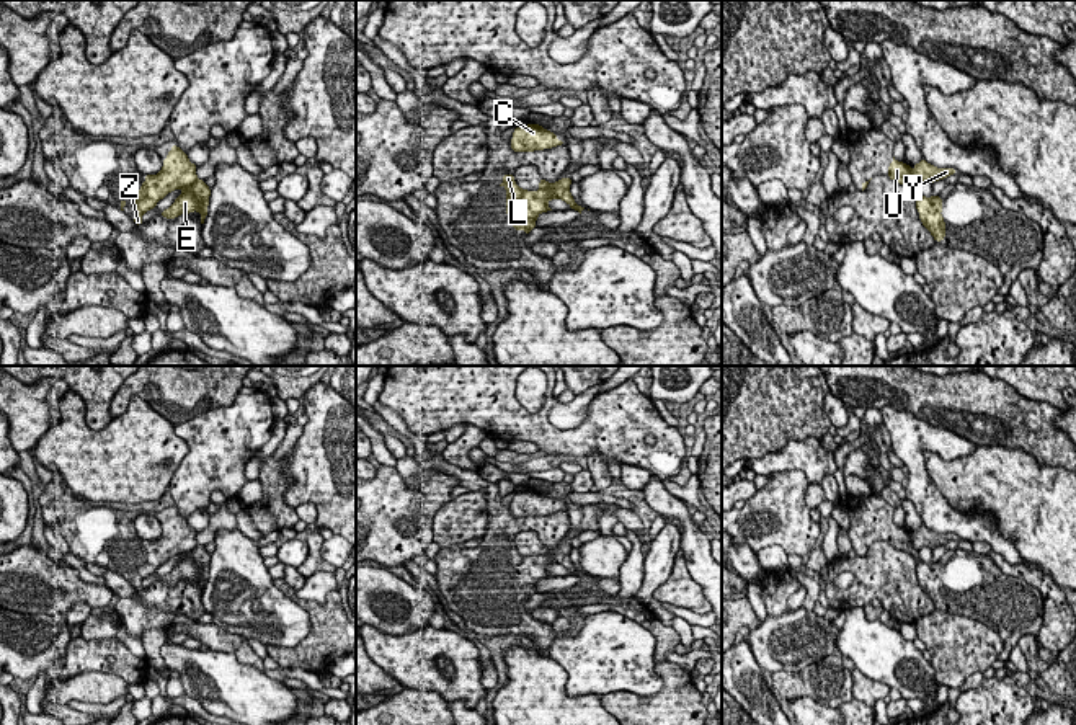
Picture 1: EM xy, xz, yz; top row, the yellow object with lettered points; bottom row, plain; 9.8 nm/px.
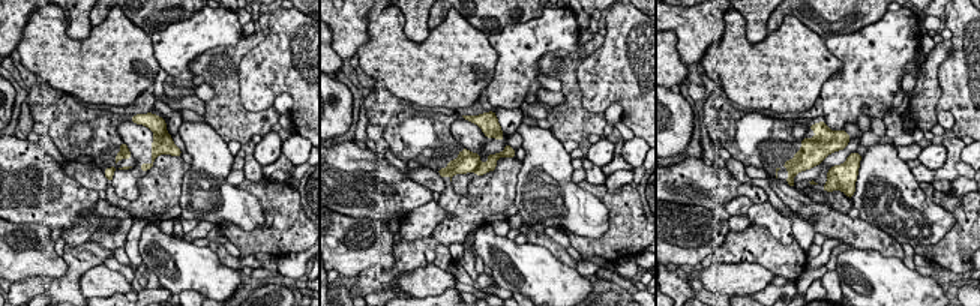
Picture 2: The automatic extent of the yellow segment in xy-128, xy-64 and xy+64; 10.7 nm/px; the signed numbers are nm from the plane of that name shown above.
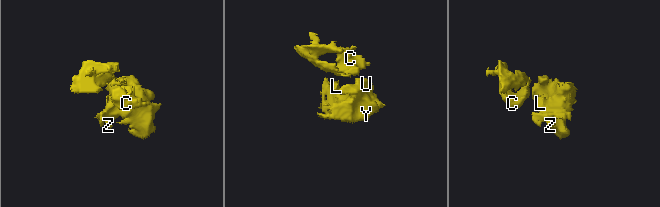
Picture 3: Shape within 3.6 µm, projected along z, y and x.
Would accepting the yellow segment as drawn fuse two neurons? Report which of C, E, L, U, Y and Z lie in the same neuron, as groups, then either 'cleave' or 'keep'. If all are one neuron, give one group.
C E U / L Y Z | cleave

